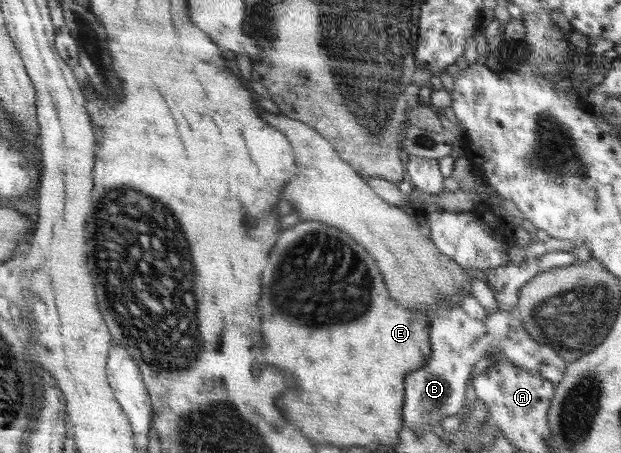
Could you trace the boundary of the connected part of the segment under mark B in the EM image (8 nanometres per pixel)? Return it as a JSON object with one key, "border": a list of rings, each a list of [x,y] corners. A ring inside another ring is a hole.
{"border":[[[439,303],[430,324],[429,341],[431,341],[431,356],[427,358],[427,364],[419,366],[417,370],[413,370],[409,376],[405,377],[405,400],[403,400],[402,414],[403,424],[406,428],[415,430],[416,427],[421,427],[425,434],[434,433],[436,427],[440,427],[441,420],[446,416],[453,416],[461,412],[470,378],[478,370],[478,367],[486,362],[486,357],[489,354],[498,357],[498,352],[504,352],[501,357],[503,360],[509,360],[515,366],[521,366],[531,374],[539,374],[541,378],[545,378],[555,385],[563,378],[566,371],[567,363],[559,358],[559,355],[551,347],[535,342],[527,333],[515,311],[498,311],[485,319],[470,321],[468,315],[460,307],[454,306],[453,303]]]}

